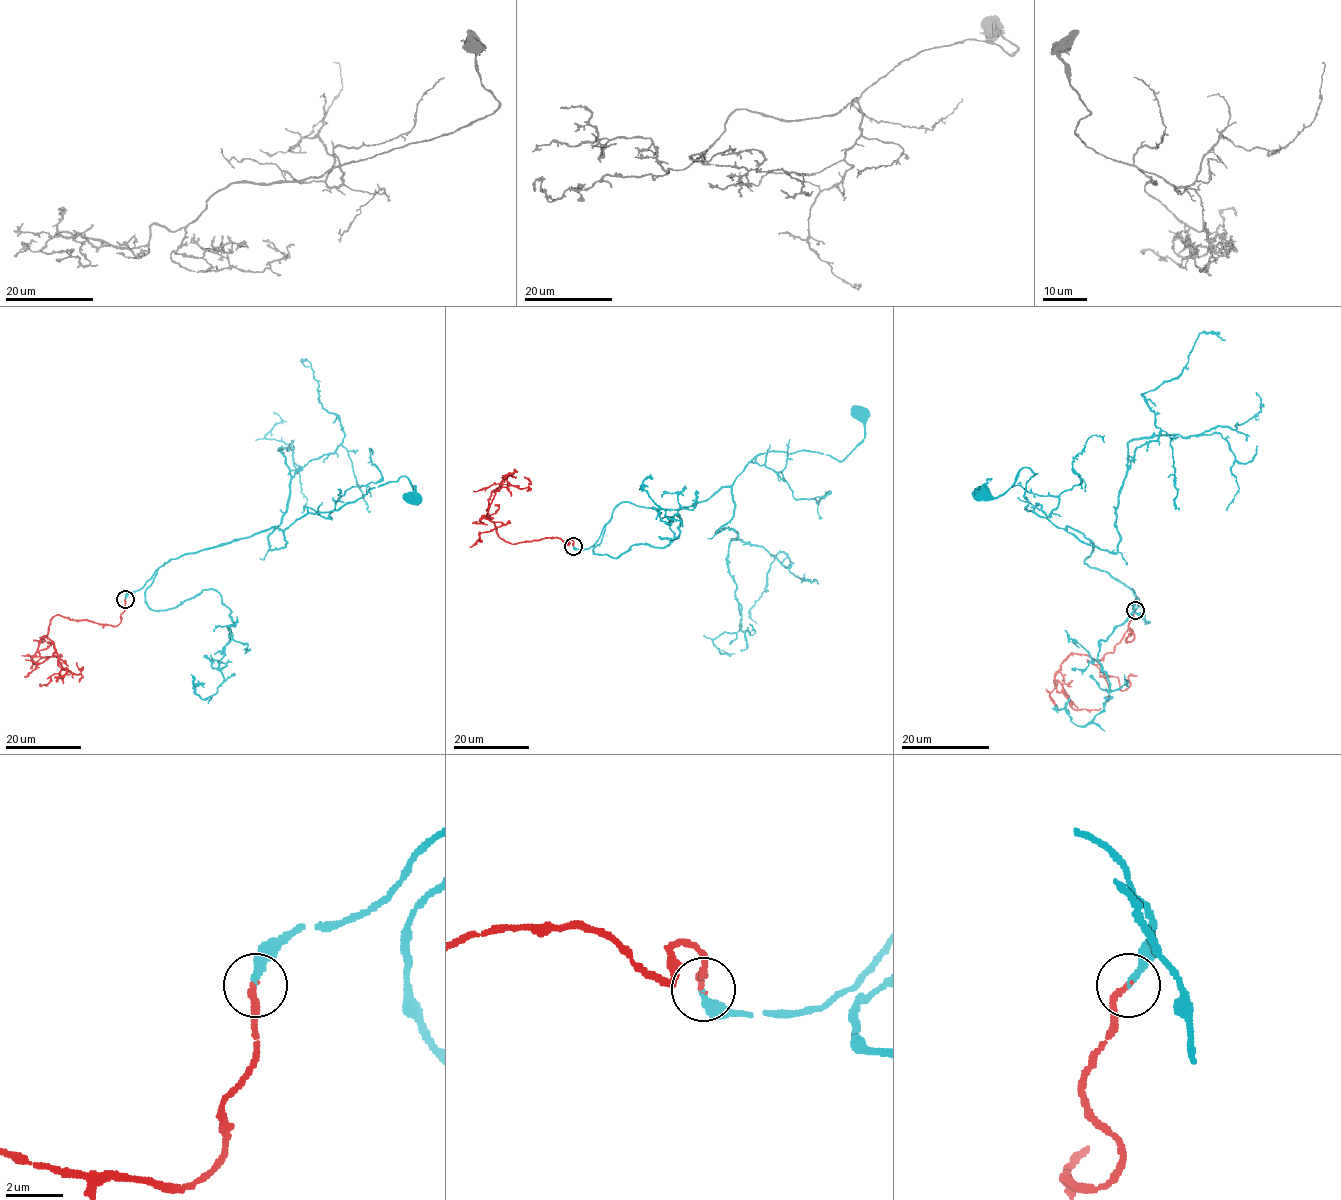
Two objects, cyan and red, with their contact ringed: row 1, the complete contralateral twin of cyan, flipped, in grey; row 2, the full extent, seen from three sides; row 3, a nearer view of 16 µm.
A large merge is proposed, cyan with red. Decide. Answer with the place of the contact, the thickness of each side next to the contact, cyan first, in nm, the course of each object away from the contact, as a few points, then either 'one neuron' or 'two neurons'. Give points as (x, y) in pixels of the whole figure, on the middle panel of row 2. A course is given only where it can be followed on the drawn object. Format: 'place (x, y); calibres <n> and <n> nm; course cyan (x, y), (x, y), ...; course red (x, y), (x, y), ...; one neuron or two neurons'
place (573, 546); calibres 200 and 200 nm; course cyan (573, 546), (592, 545), (620, 503), (695, 505), (770, 451), (818, 451), (842, 461), (865, 436), (860, 413); course red (573, 546), (556, 537), (503, 540), (487, 515), (488, 499), (505, 477), (509, 484), (496, 492), (487, 516); one neuron

